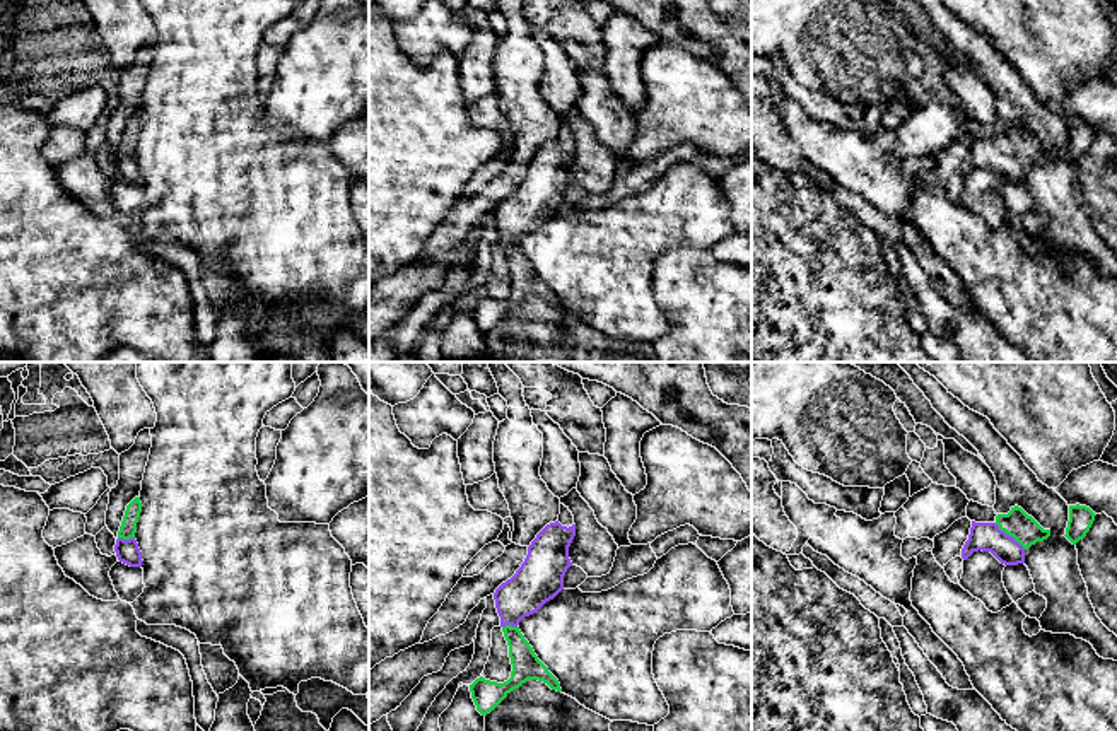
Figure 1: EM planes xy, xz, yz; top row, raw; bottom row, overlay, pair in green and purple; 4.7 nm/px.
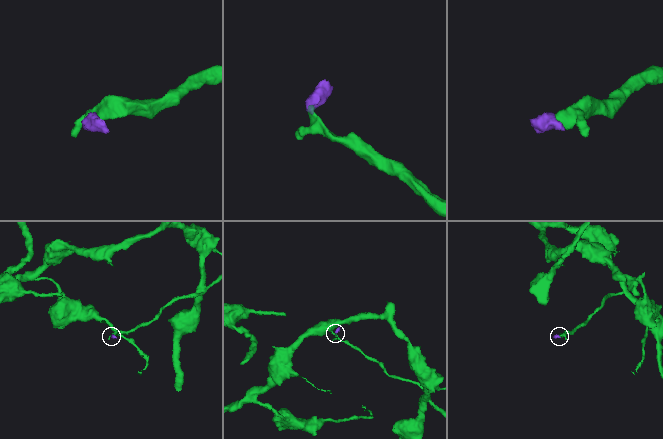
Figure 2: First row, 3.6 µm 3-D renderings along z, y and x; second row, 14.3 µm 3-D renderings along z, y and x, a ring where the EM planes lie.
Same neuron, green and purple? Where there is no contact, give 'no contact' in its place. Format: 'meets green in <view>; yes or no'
meets green in yz; yes

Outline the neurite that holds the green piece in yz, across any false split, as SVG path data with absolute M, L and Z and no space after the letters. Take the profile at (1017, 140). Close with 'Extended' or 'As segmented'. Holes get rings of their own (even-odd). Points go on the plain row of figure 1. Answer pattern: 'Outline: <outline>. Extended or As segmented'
Outline: M1015 123L1008 132L997 132L994 140L972 138L968 157L962 166L967 178L974 169L991 169L1004 183L1025 181L1025 169L1037 159L1050 154L1021 125Z. Extended

